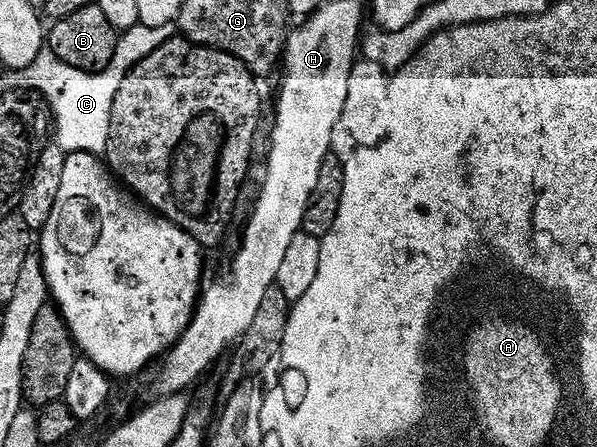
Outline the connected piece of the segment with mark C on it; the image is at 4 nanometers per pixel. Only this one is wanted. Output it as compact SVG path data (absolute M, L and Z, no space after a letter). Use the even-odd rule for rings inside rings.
M137 24L131 30L122 32L112 62L100 73L83 72L71 67L57 59L48 49L42 50L32 65L24 69L21 73L25 83L23 85L28 90L39 92L48 101L55 124L56 144L64 149L66 154L104 154L107 141L110 140L111 111L123 77L143 57L149 56L159 45L165 44L172 37L173 31L170 26L151 28Z

